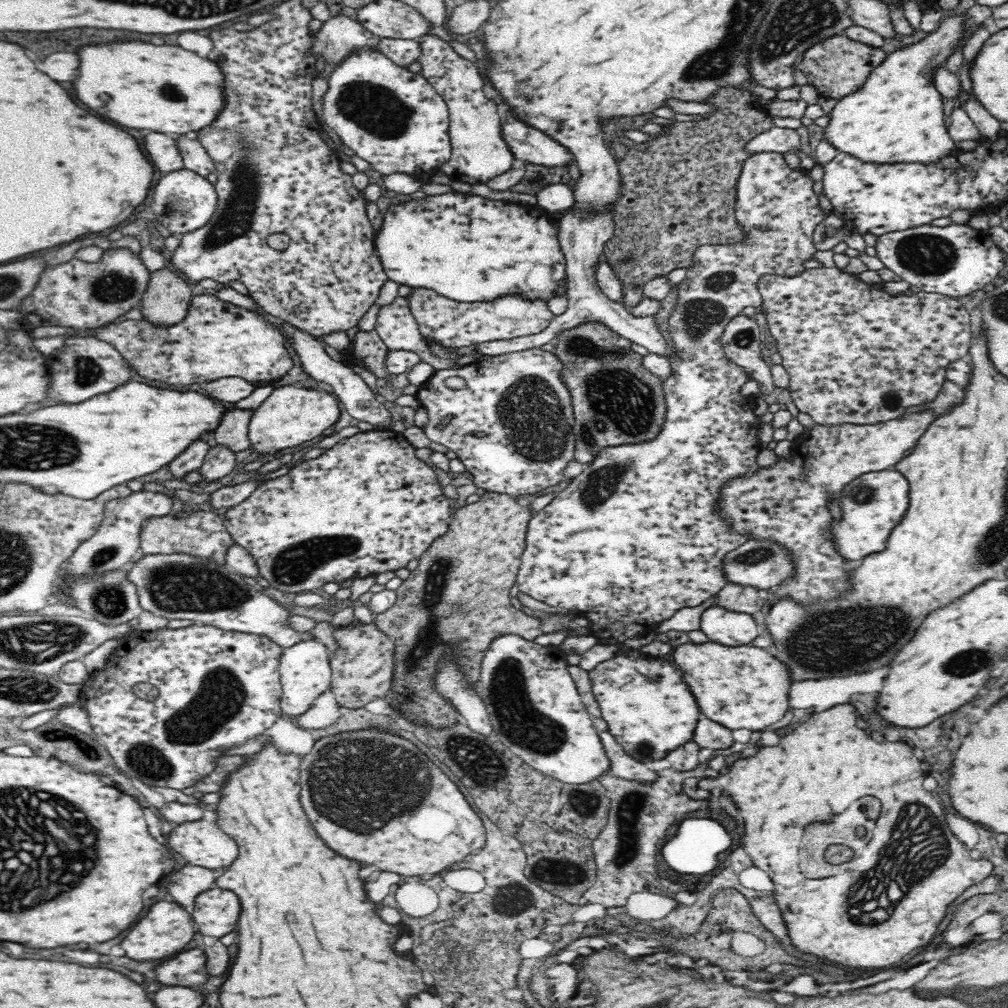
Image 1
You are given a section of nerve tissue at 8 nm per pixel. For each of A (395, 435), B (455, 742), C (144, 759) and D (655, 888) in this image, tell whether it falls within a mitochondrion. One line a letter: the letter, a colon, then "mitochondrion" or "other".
A: other
B: mitochondrion
C: mitochondrion
D: other

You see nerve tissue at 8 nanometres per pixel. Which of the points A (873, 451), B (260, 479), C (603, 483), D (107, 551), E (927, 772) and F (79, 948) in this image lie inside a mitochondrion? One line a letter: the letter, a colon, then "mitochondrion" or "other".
A: other
B: other
C: mitochondrion
D: mitochondrion
E: other
F: other

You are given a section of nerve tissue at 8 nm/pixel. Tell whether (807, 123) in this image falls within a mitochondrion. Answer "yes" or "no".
no

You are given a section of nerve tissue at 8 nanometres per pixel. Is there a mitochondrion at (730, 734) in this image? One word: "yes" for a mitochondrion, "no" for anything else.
no

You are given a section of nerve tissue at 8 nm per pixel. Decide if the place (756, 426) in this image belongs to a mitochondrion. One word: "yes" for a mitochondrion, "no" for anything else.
no

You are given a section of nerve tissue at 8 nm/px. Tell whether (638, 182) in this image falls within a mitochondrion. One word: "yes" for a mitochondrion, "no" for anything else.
no

